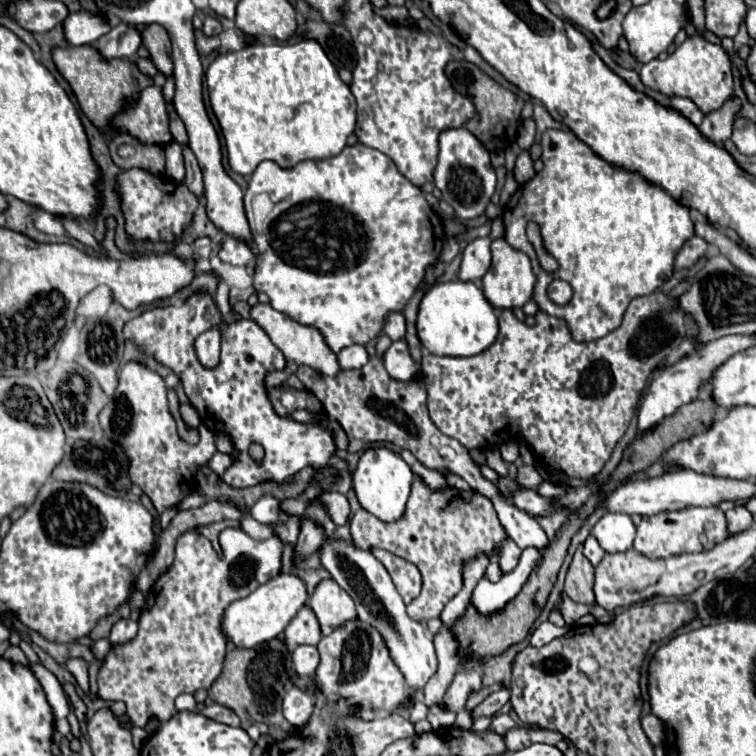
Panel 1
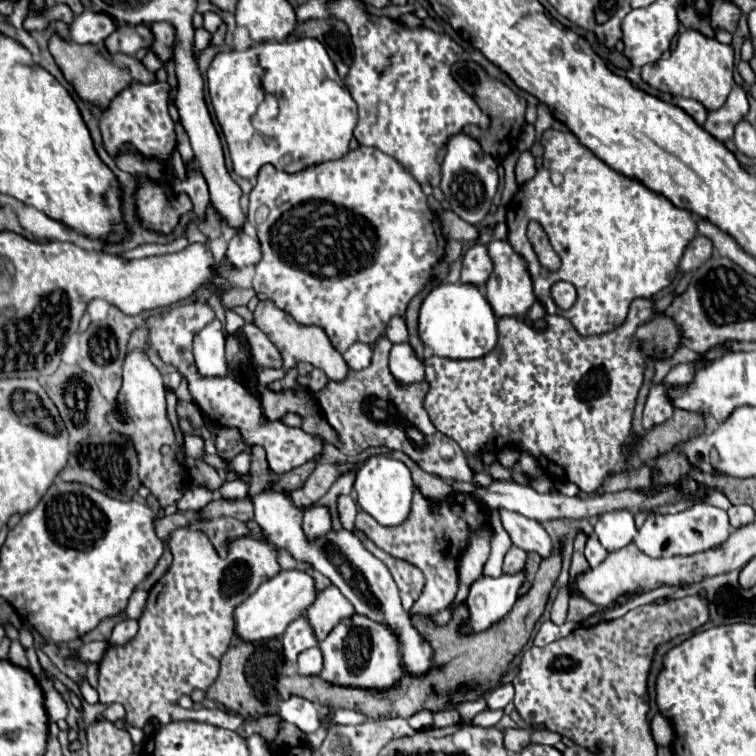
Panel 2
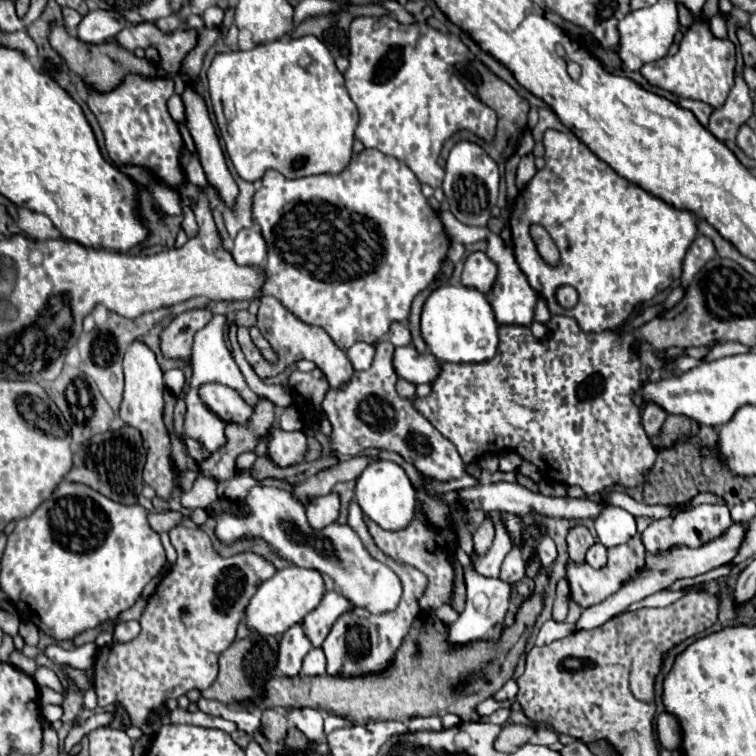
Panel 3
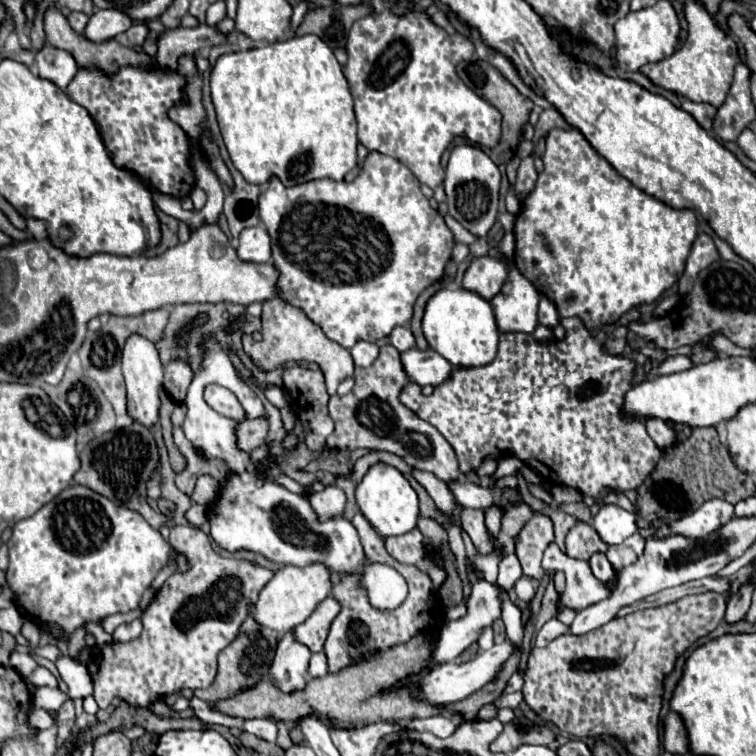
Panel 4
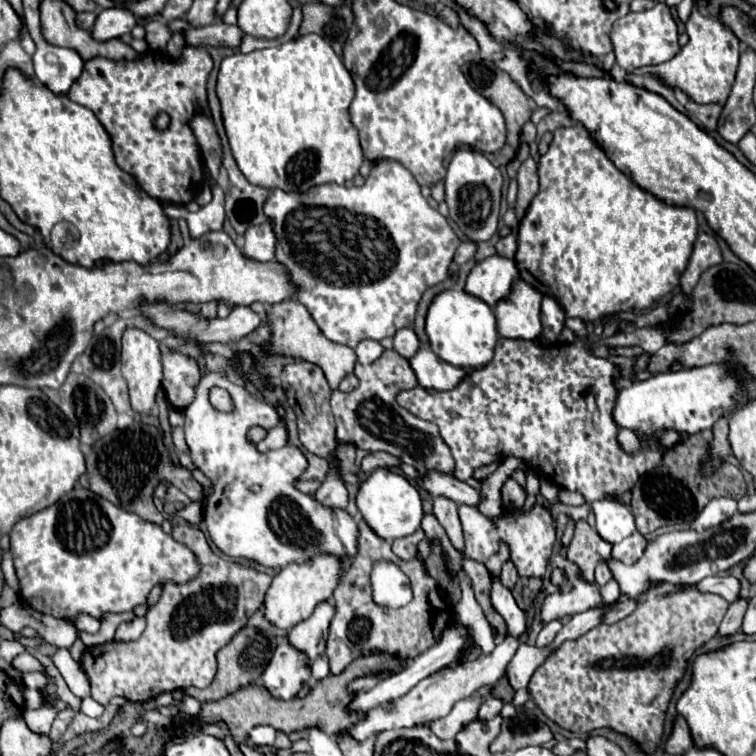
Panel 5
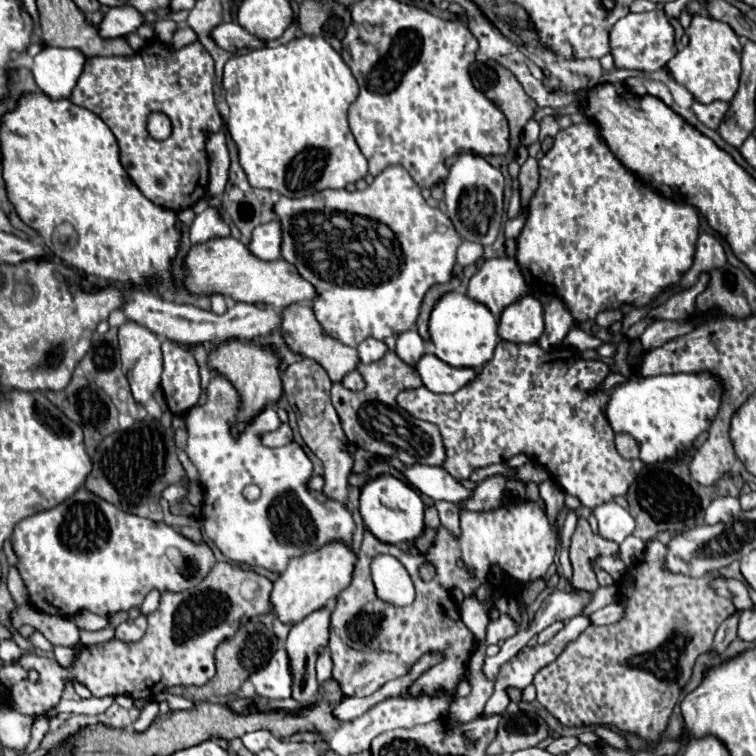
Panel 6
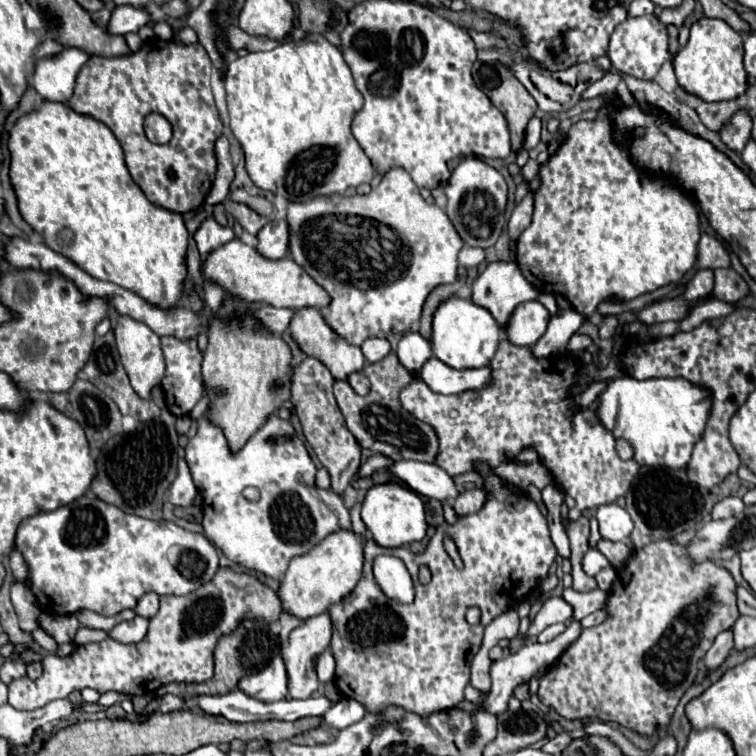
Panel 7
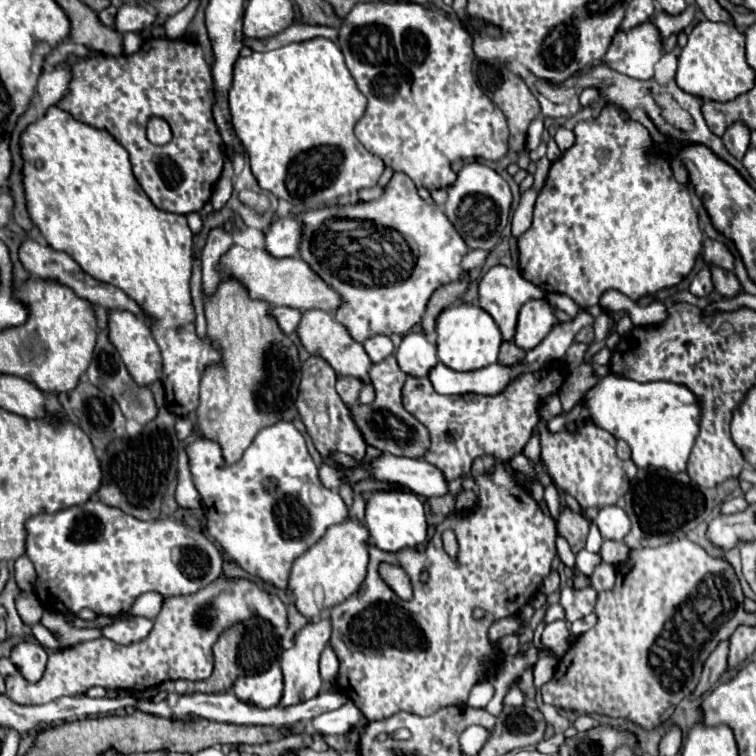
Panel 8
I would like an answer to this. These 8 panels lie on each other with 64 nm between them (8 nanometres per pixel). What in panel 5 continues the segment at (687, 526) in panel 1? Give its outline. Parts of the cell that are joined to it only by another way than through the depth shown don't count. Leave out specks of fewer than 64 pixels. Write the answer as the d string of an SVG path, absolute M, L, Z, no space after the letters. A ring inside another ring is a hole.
M714 498L706 504L706 508L698 514L698 518L692 522L692 528L702 532L706 528L712 528L716 524L722 524L724 520L728 520L730 516L734 516L738 512L738 502L732 498Z

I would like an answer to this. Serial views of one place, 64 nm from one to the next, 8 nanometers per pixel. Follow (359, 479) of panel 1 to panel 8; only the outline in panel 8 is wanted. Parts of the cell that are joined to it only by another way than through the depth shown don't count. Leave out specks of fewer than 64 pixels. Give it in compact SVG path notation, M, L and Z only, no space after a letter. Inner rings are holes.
M408 490L374 492L366 504L364 522L370 530L372 544L386 552L400 552L404 548L414 548L426 540L426 516L424 506L416 494Z

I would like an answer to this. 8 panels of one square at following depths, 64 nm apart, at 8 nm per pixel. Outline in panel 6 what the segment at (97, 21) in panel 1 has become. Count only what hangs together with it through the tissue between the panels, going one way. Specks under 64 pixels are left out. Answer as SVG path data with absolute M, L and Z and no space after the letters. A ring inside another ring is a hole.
M120 6L120 8L110 8L104 14L102 24L98 26L98 32L102 38L118 38L118 36L128 36L138 30L138 26L144 24L144 16L132 8L132 6Z

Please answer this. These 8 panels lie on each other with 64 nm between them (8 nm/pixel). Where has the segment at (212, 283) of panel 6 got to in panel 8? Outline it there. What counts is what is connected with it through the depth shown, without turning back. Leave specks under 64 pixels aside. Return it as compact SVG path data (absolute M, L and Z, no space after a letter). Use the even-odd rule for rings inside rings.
M232 246L222 256L222 264L224 264L222 272L244 282L246 288L250 290L252 298L266 300L272 306L290 306L290 308L298 308L302 312L312 310L312 308L336 312L336 308L340 308L340 304L342 304L340 294L332 292L332 288L328 288L328 284L324 284L324 280L320 280L320 276L316 276L316 272L312 272L312 268L308 268L308 264L304 264L304 260L300 260L300 256L274 258L264 248L246 250L242 246Z

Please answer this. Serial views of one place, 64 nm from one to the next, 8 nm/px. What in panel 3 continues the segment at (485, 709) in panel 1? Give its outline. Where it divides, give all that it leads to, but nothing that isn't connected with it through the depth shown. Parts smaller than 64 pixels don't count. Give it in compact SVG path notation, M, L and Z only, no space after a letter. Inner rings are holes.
M508 680L498 692L496 692L496 700L506 700L506 698L514 698L516 696L516 692L518 692L518 684L516 684L516 680Z

